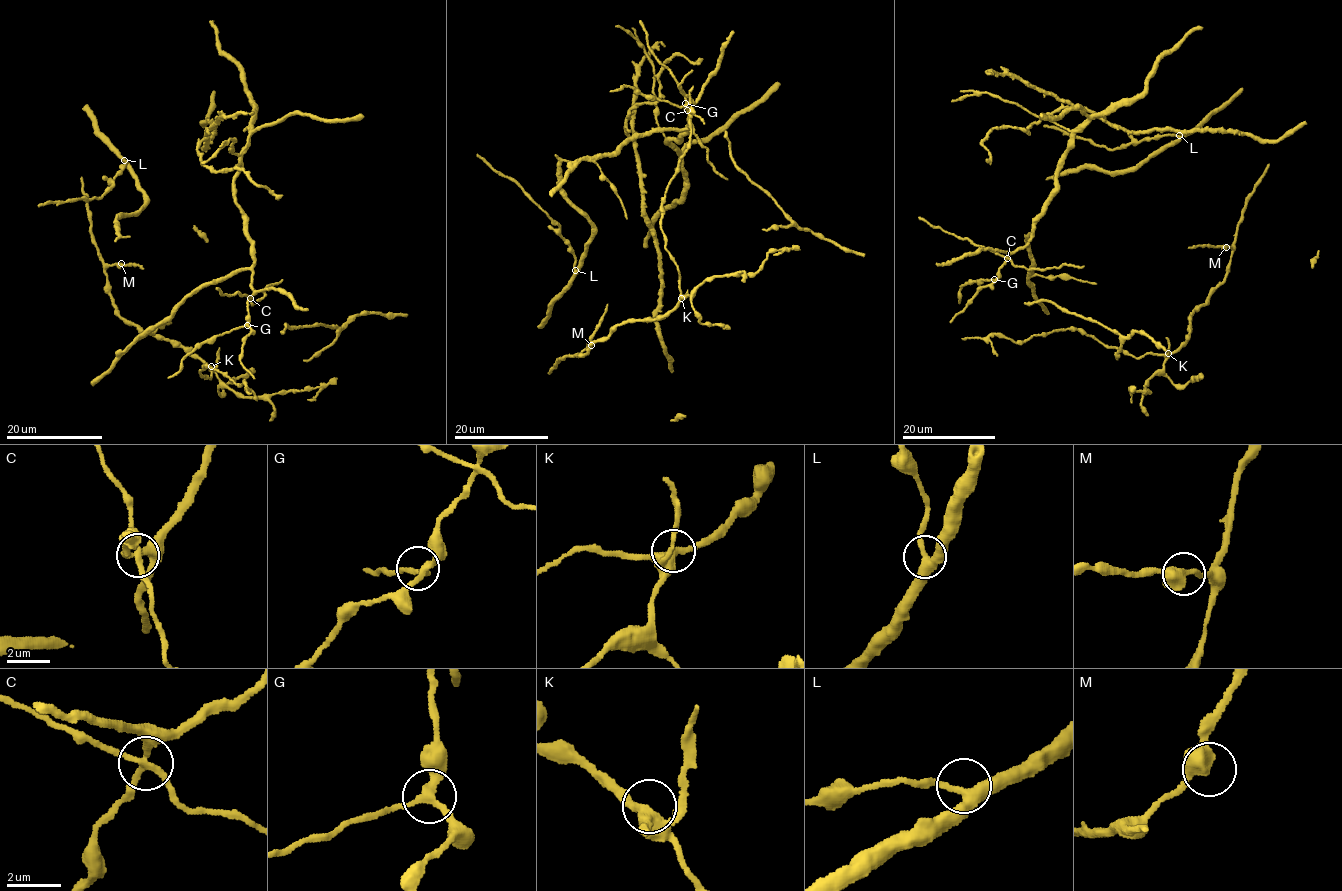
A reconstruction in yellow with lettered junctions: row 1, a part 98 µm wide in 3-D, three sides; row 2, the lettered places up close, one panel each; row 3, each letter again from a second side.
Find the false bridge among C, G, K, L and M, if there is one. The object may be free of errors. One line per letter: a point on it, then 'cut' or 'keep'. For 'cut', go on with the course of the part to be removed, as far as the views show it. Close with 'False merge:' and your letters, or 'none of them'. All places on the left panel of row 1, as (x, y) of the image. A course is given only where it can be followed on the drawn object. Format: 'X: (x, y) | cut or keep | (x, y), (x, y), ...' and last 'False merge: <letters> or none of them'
C: (250, 298) | cut | (250, 298), (237, 292), (222, 294), (216, 288)
G: (247, 325) | keep
K: (211, 366) | keep
L: (124, 160) | keep
M: (121, 263) | keep
False merge: C

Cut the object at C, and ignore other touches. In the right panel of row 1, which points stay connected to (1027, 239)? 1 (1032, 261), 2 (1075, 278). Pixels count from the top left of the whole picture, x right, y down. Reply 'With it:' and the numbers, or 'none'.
With it: 1, 2

